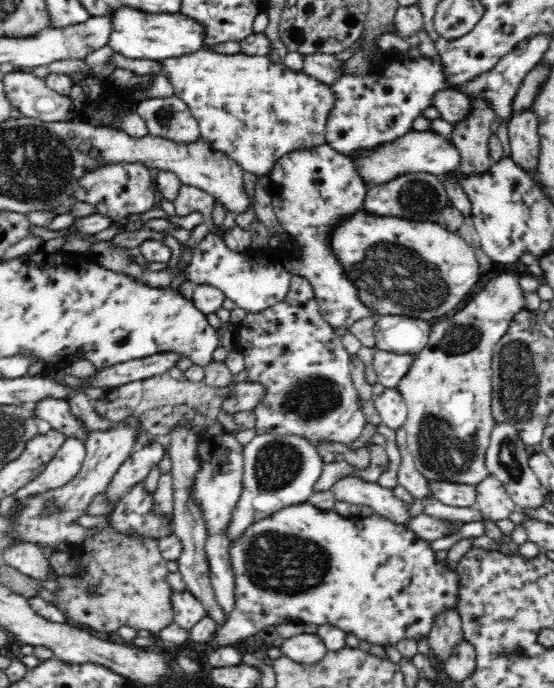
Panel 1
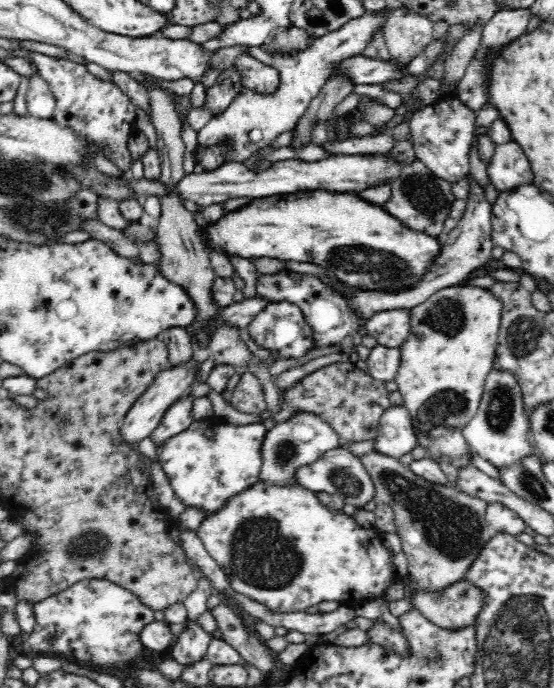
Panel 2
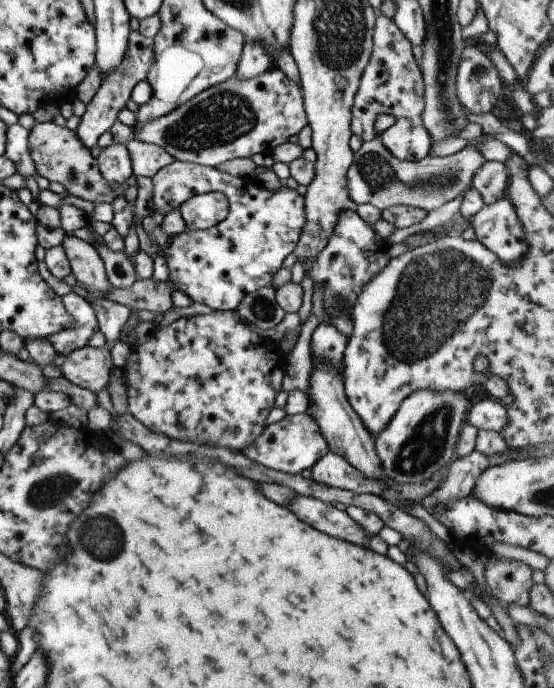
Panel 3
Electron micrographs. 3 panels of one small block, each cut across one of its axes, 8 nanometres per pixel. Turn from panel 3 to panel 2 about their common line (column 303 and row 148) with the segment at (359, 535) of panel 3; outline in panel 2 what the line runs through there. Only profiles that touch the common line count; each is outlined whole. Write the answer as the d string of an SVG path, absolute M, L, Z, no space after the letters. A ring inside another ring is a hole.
M512 141L497 146L492 160L487 164L487 173L489 183L499 193L517 189L522 184L532 184L532 170L528 166L528 158L524 156L522 148Z

